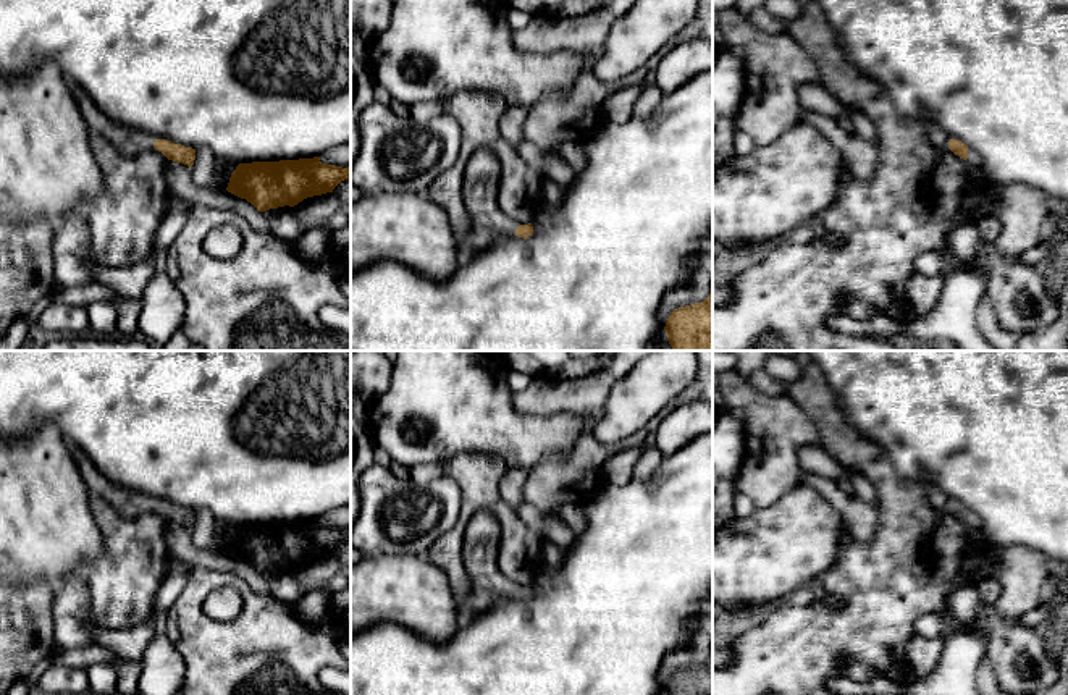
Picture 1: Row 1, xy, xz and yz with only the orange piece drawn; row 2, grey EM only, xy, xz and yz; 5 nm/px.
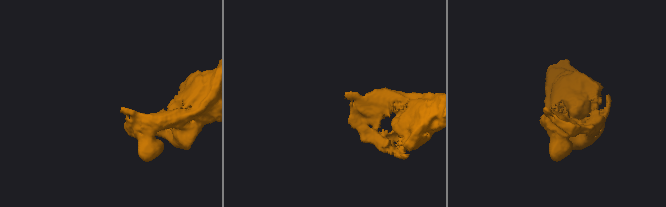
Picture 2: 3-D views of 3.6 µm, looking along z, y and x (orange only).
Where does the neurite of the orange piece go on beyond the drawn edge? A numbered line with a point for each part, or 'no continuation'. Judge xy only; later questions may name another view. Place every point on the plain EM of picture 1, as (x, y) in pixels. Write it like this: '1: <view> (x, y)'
1: xy (130, 505)

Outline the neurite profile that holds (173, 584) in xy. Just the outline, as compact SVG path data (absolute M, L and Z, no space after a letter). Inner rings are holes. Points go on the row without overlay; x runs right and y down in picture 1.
M183 566L181 569L166 574L155 598L153 614L158 611L166 611L176 601L186 587L189 572L191 567Z

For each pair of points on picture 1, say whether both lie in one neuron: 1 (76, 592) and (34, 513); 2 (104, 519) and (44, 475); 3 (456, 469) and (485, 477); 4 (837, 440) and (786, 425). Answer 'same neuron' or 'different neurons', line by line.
1: different neurons
2: different neurons
3: same neuron
4: different neurons

